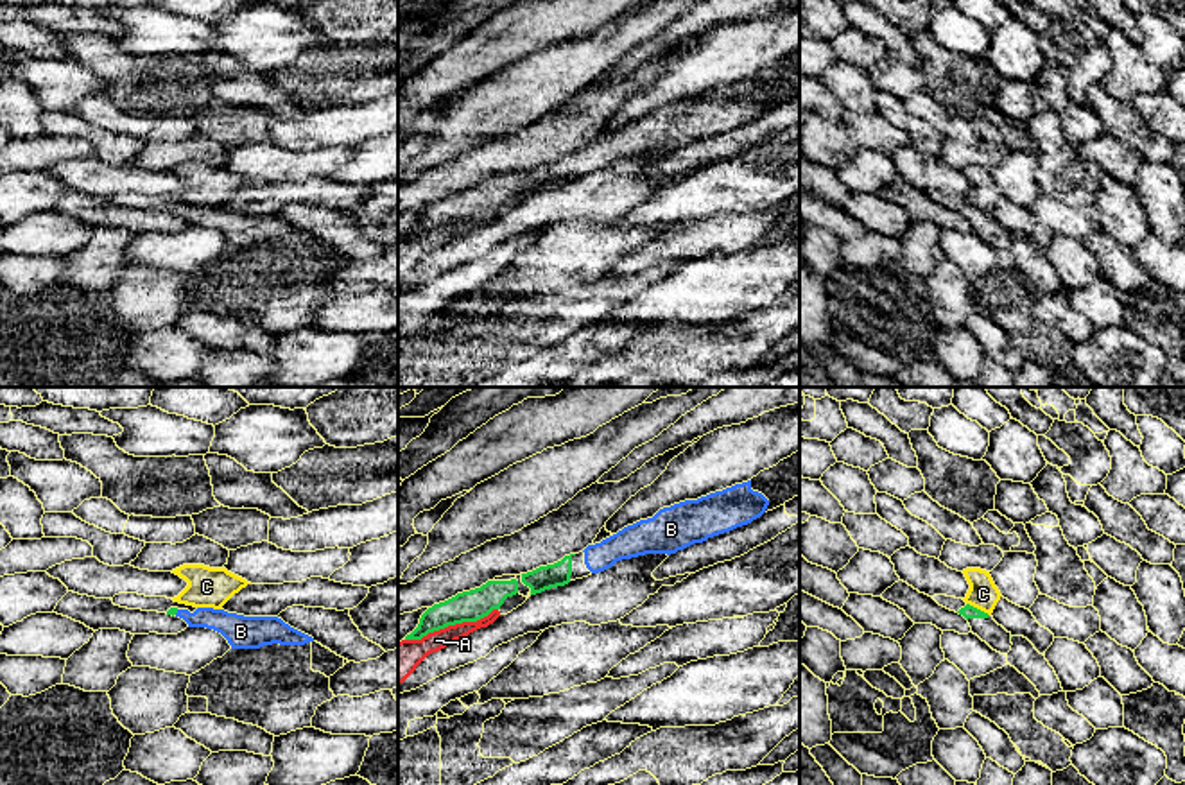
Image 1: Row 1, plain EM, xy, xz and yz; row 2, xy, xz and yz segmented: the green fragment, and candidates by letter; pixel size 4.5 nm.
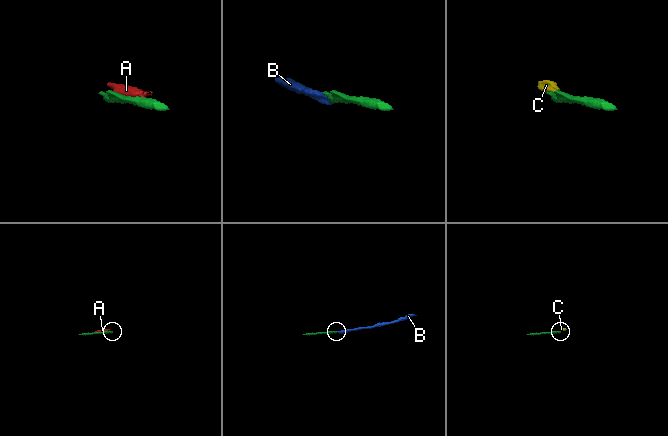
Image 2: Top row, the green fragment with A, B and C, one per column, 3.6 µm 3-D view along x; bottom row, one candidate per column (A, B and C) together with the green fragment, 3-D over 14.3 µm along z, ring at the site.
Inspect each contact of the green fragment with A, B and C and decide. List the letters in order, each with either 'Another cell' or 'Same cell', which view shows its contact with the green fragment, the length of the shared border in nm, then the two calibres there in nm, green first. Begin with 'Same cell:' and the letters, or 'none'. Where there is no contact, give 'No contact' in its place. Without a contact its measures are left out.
Same cell: B
A: Another cell. Touches green in xz. Shared border 440 nm. Thickness 140 nm (green) against 140 nm
B: Same cell. Touches green in xy. Shared border 30 nm. Thickness 40 nm (green) against 110 nm
C: Another cell. Touches green in yz. Shared border 120 nm. Thickness 60 nm (green) against 140 nm

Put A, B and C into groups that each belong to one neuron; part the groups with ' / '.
A C / B

